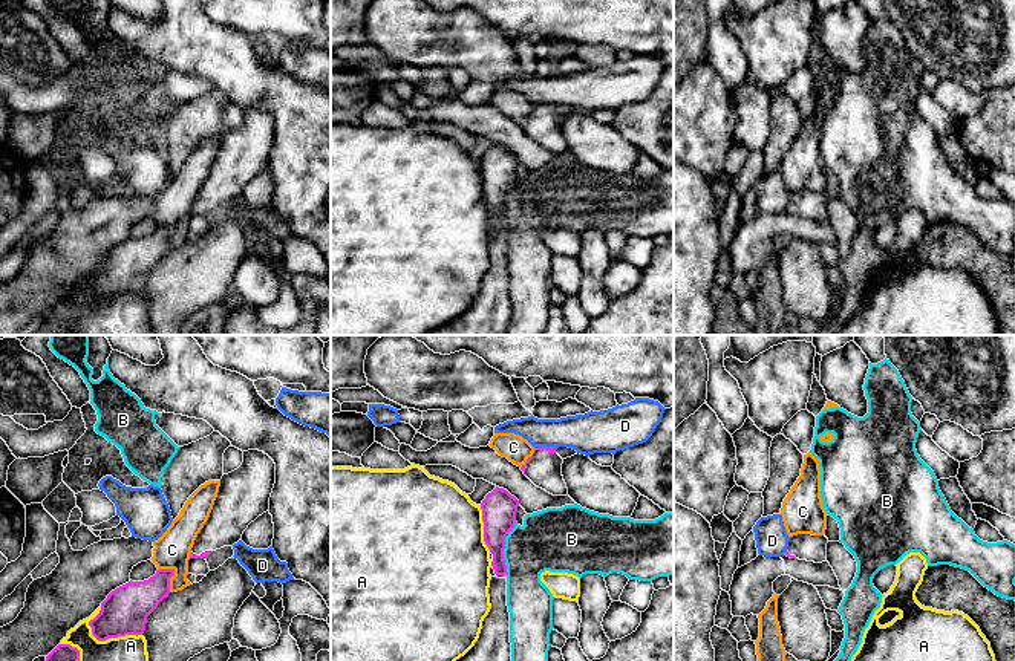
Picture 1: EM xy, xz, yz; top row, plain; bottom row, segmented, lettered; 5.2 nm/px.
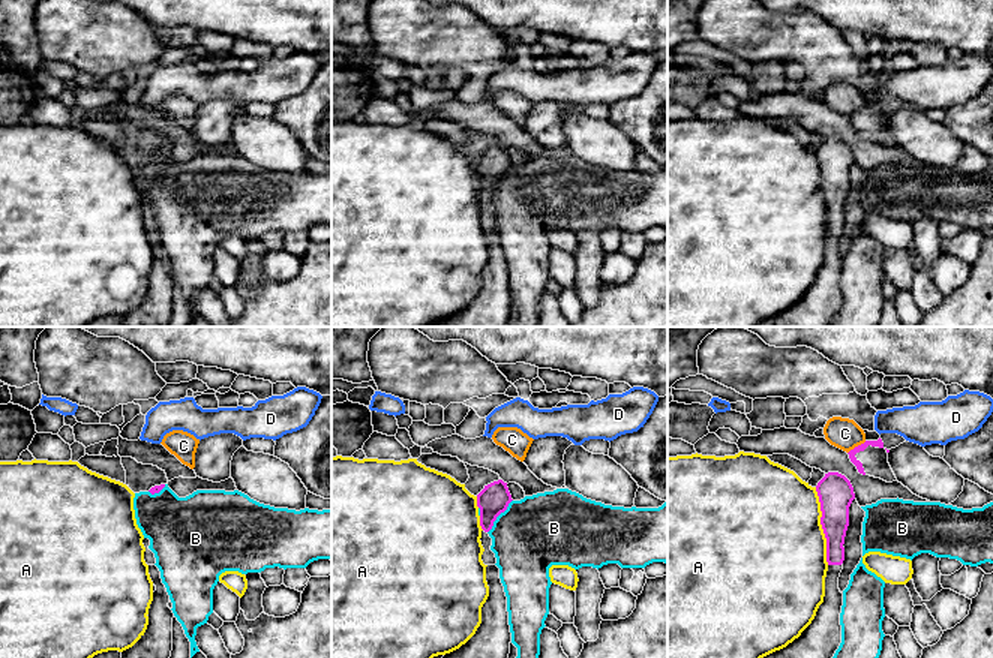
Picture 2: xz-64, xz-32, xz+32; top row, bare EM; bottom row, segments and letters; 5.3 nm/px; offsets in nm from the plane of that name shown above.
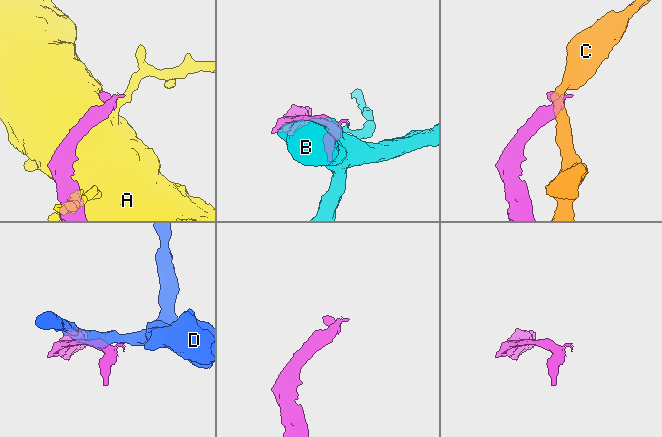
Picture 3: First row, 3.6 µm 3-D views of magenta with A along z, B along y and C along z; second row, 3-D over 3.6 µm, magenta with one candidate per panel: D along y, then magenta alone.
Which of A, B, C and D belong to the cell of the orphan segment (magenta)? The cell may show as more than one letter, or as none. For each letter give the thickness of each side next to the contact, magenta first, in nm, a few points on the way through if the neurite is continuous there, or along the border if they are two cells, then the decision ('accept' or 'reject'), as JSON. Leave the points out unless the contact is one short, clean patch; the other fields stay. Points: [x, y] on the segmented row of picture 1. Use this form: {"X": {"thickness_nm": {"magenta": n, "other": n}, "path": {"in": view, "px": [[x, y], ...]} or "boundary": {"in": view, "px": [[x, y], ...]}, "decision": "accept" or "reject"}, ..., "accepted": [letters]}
{"A": {"thickness_nm": {"magenta": 240, "other": 140}, "decision": "reject"}, "B": {"thickness_nm": {"magenta": 180, "other": 320}, "boundary": {"in": "xz", "px": [[516, 522], [505, 537], [505, 576]]}, "decision": "reject"}, "C": {"thickness_nm": {"magenta": 200, "other": 190}, "decision": "reject"}, "D": {"thickness_nm": {"magenta": 30, "other": 220}, "boundary": {"in": "xz", "px": [[556, 447], [536, 449]]}, "decision": "reject"}, "accepted": []}

